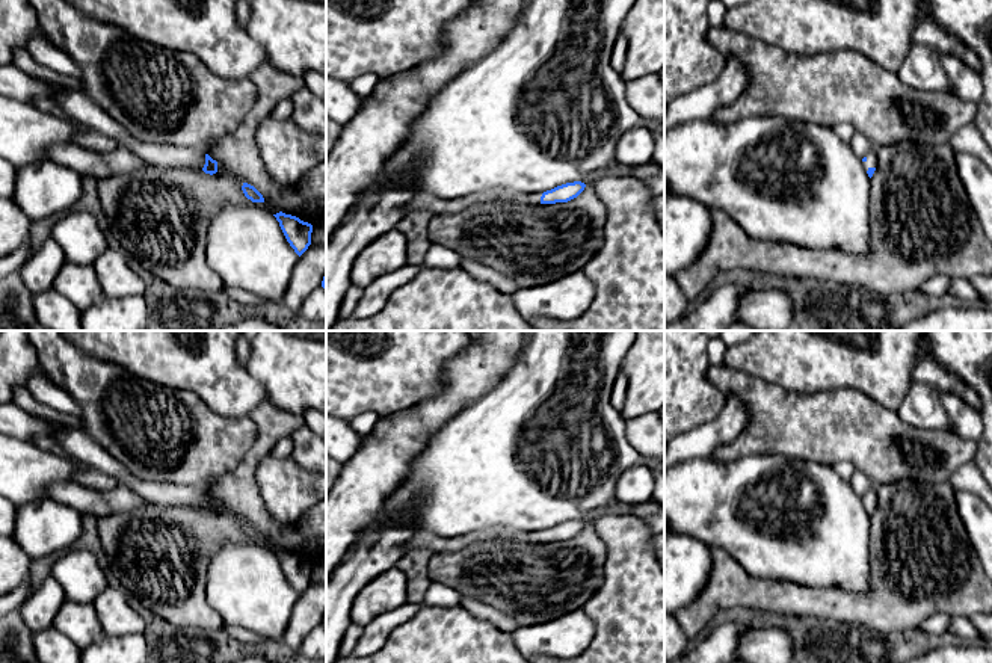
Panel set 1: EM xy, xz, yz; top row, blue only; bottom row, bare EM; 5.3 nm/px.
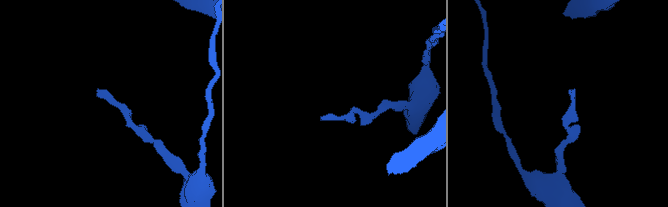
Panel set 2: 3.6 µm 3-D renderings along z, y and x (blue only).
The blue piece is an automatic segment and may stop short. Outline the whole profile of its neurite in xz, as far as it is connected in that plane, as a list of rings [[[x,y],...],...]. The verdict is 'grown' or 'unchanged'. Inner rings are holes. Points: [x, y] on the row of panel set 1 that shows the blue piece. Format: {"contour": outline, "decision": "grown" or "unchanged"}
{"contour": [[[581,181],[566,183],[557,186],[547,192],[538,193],[507,193],[507,199],[510,202],[524,202],[524,204],[556,204],[556,202],[568,202],[577,198],[586,184]]], "decision": "grown"}

